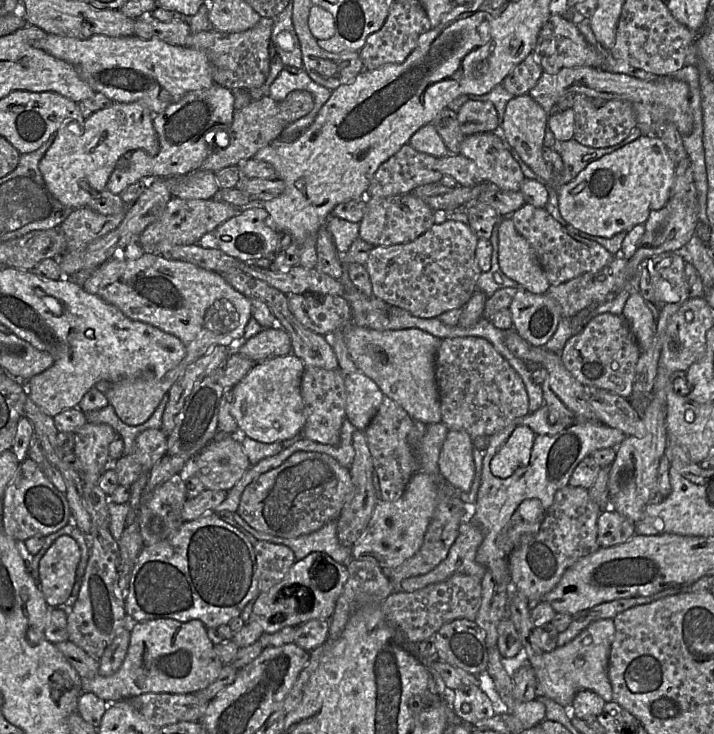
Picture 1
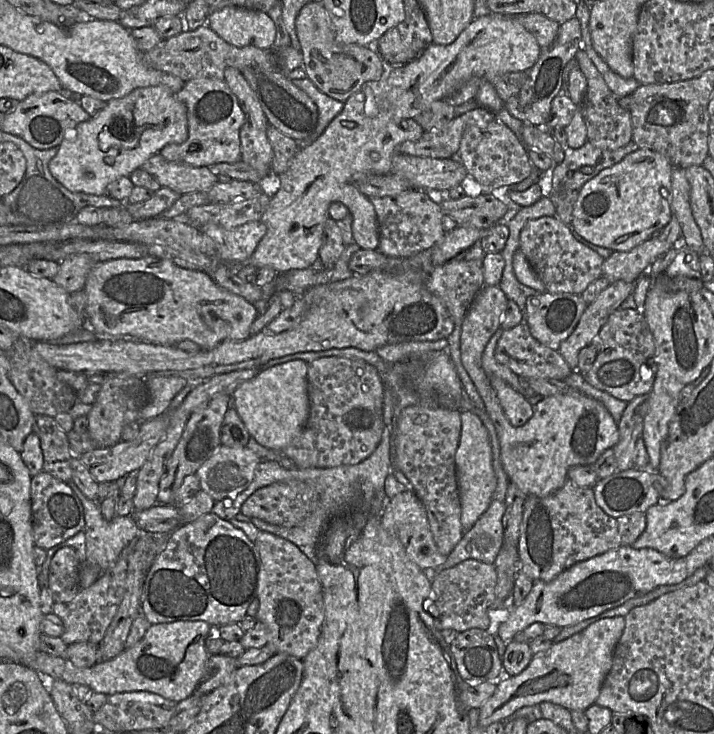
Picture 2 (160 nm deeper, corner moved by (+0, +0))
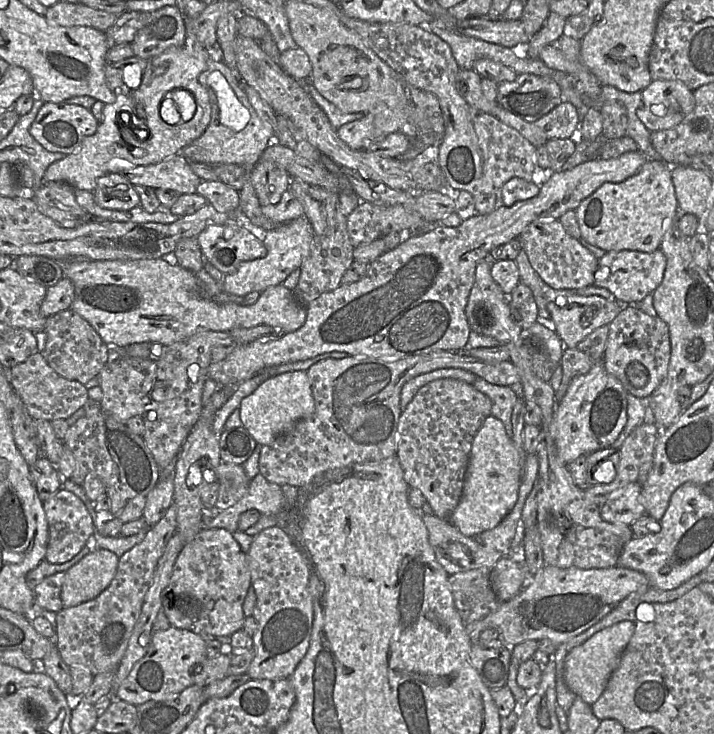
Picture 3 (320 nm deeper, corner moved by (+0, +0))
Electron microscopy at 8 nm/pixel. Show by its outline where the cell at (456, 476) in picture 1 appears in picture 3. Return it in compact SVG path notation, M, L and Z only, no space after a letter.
M488 416L473 439L462 495L458 505L449 517L449 522L468 537L474 537L496 527L513 509L518 499L521 478L520 455L513 440L506 434L505 427L500 420Z

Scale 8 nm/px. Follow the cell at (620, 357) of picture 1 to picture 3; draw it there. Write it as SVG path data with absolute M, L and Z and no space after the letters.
M624 305L609 324L609 334L602 357L606 371L616 377L627 394L647 399L667 375L671 357L668 325L659 317L652 317L634 305Z

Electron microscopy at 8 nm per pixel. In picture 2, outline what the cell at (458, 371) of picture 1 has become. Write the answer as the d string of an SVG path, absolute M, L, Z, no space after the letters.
M489 377L489 383L510 424L520 427L527 423L533 415L533 406L528 400L499 377Z

